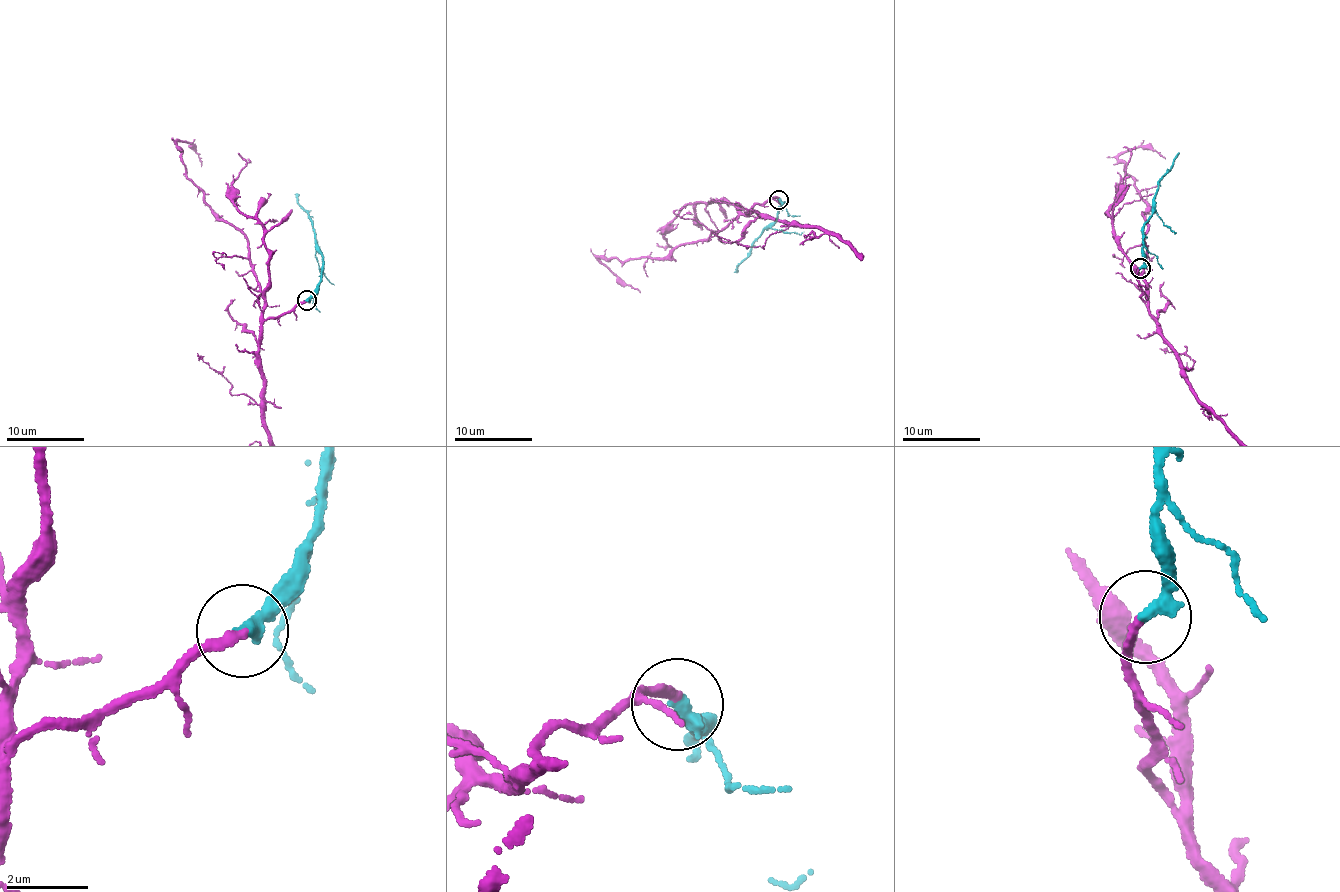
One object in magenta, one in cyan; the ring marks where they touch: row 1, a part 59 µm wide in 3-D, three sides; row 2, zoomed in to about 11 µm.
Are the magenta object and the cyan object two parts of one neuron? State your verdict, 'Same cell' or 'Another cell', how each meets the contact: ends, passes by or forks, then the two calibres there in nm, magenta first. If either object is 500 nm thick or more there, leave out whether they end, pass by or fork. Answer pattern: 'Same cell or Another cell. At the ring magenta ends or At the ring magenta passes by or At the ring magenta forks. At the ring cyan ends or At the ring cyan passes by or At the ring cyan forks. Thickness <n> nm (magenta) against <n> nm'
Same cell. At the ring magenta ends. At the ring cyan ends. Thickness 200 nm (magenta) against 320 nm

